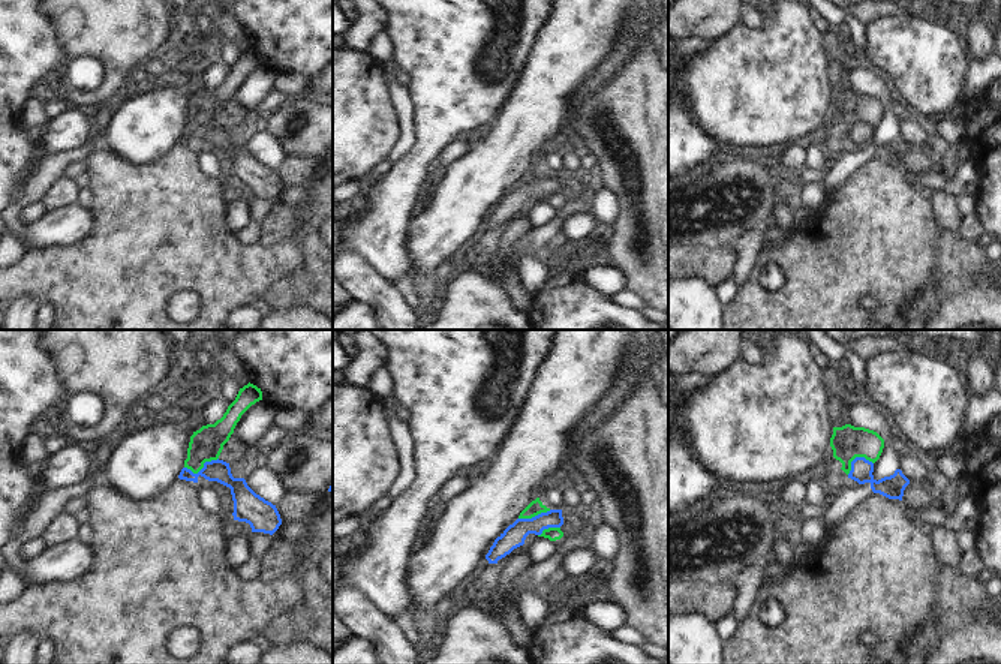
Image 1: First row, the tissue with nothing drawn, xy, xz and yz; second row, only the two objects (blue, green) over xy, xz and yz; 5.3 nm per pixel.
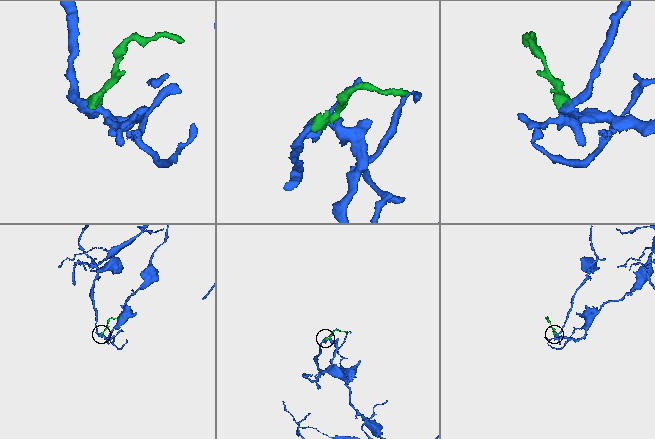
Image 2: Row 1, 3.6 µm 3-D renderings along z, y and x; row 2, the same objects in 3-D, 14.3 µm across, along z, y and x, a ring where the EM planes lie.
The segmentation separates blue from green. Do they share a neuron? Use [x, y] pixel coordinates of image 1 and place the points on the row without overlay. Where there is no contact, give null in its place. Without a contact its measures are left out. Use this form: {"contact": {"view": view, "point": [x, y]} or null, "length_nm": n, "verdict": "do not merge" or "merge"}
{"contact": {"view": "xy", "point": [203, 132]}, "length_nm": 190, "verdict": "do not merge"}

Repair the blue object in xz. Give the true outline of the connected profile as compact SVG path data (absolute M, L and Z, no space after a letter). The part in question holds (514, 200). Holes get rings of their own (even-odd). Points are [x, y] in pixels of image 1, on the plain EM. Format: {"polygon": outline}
{"polygon": "M550 174L532 183L517 183L495 204L486 223L489 228L498 228L499 223L523 210L529 198L541 199L544 193L560 192L562 189L562 174Z"}

